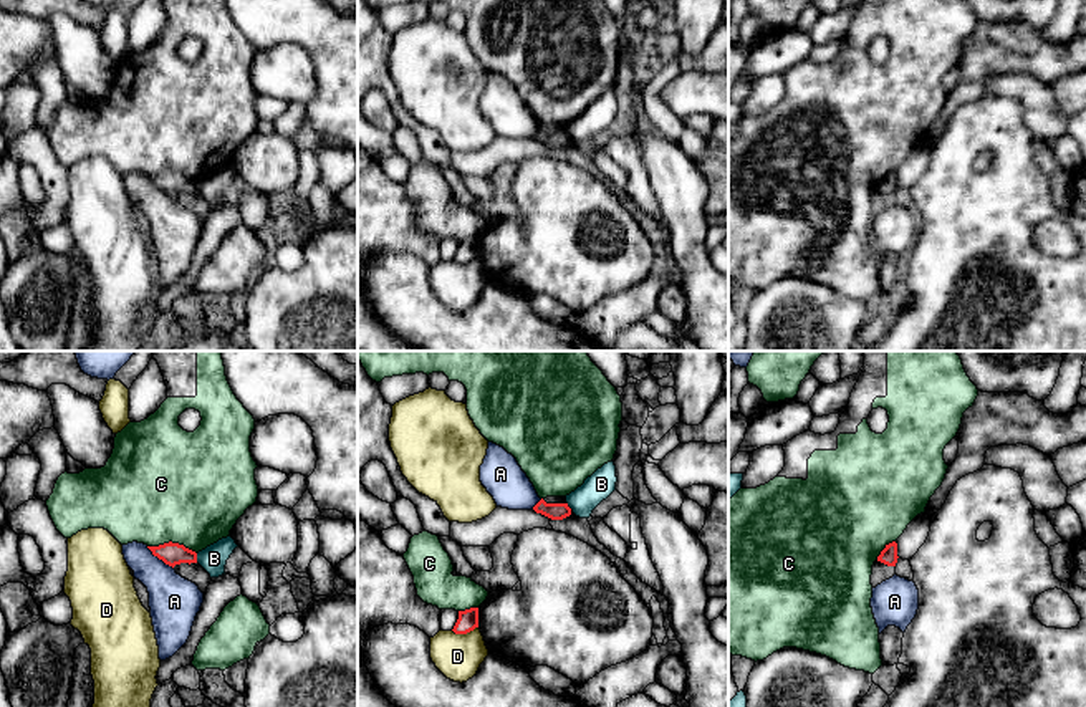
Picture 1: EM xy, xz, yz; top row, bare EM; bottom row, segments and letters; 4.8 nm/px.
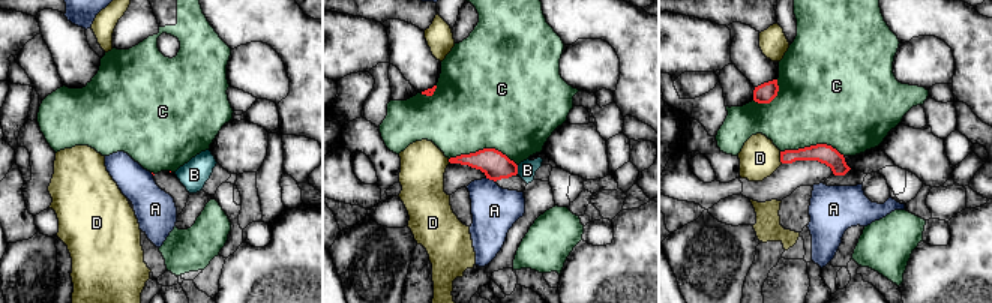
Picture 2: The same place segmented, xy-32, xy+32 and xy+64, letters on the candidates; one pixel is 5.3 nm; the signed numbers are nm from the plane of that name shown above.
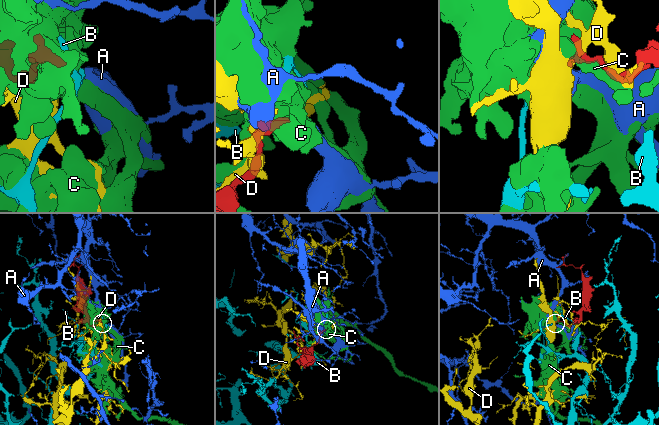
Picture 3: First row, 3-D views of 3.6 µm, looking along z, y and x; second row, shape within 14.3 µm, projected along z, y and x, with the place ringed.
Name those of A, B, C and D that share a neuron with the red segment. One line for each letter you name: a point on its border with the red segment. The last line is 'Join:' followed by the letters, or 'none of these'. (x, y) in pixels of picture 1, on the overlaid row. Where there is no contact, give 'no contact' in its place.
Join: none of these

